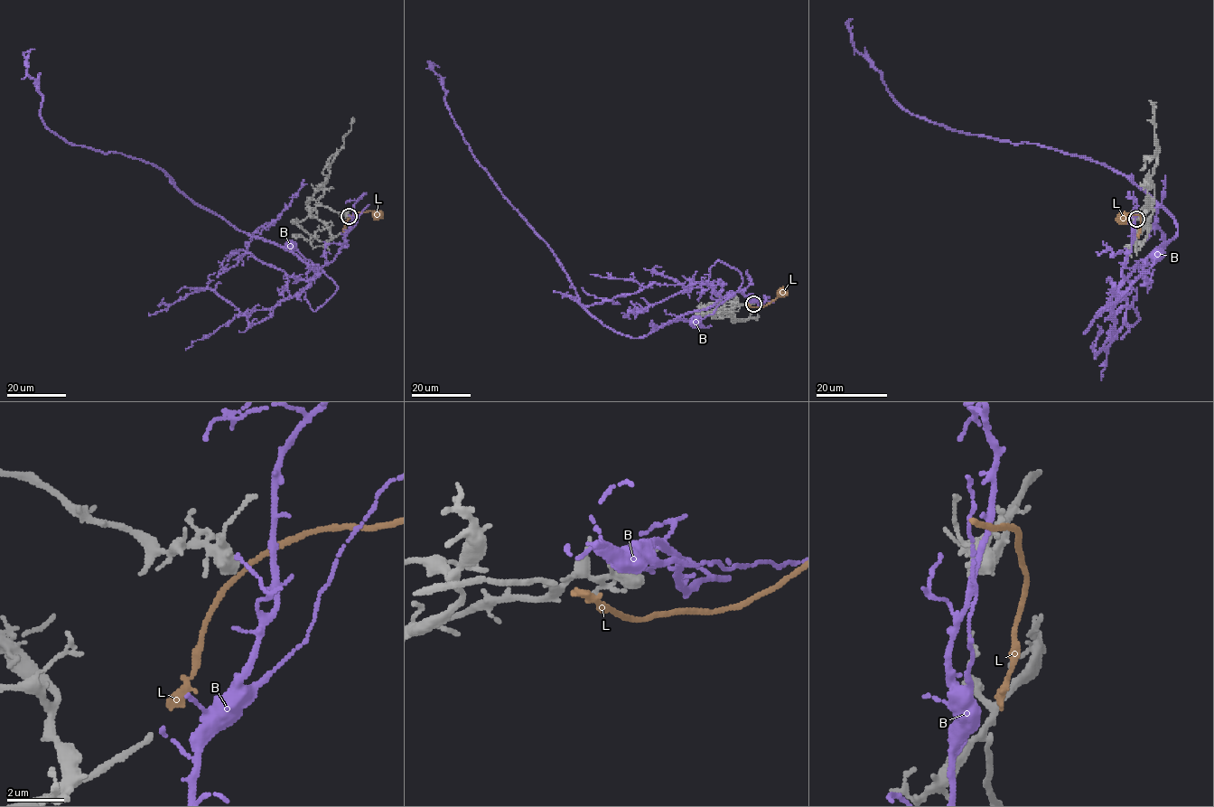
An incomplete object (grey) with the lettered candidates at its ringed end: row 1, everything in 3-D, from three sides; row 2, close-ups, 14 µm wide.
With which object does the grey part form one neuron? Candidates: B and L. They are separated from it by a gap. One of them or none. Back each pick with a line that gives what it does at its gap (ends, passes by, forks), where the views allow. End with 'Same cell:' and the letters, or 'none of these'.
L: it passes by
Same cell: L

